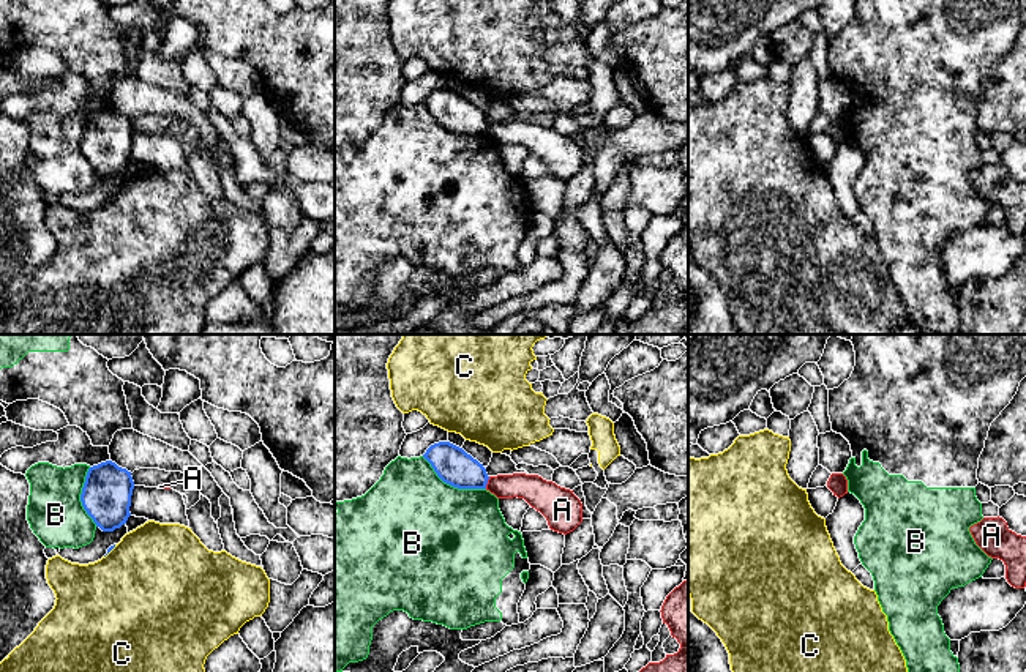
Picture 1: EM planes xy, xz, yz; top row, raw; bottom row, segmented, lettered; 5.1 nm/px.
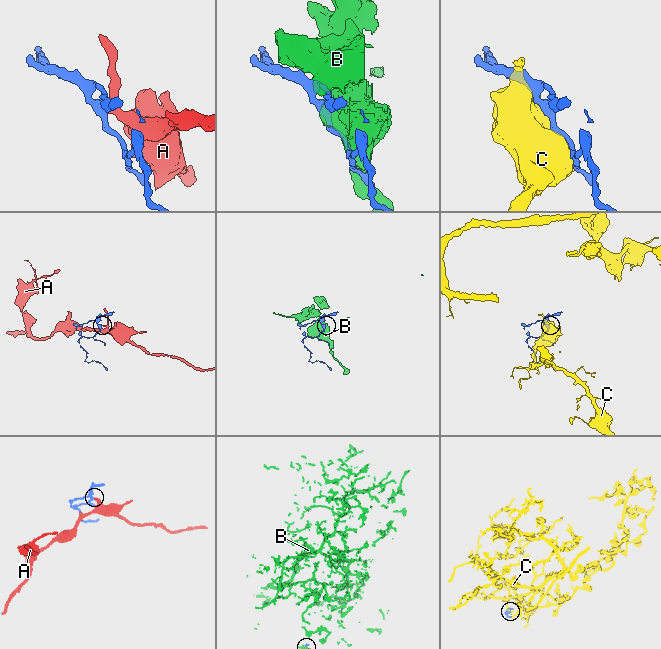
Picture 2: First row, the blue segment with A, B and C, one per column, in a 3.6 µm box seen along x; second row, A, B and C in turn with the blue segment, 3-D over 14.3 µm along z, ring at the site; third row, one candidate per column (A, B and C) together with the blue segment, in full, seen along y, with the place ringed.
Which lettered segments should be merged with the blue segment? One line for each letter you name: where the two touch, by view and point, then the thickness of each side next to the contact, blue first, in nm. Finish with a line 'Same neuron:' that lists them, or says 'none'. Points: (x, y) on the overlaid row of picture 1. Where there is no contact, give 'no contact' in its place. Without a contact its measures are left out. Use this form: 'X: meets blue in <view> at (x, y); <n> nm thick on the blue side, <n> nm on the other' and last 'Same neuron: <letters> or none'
Same neuron: none

